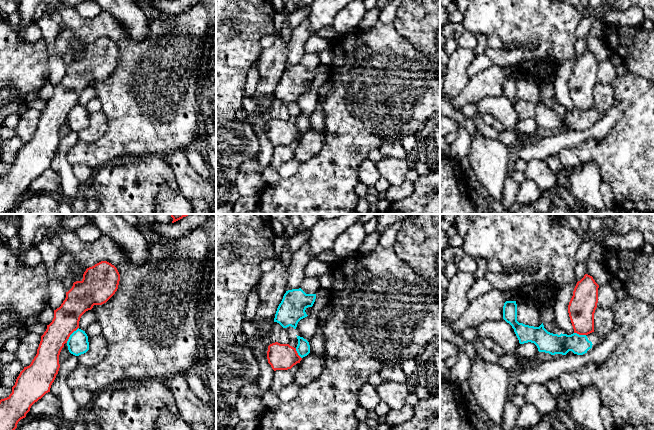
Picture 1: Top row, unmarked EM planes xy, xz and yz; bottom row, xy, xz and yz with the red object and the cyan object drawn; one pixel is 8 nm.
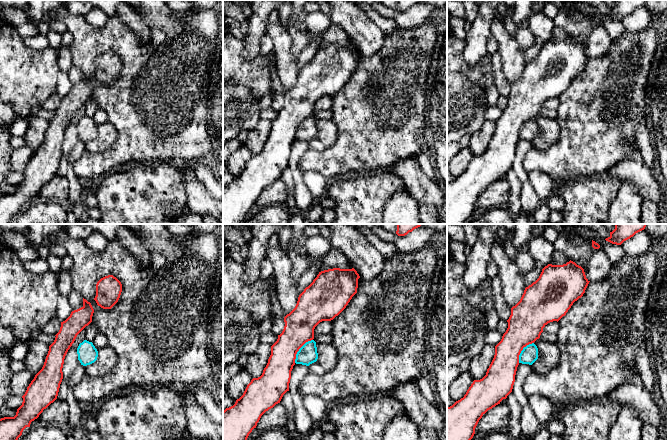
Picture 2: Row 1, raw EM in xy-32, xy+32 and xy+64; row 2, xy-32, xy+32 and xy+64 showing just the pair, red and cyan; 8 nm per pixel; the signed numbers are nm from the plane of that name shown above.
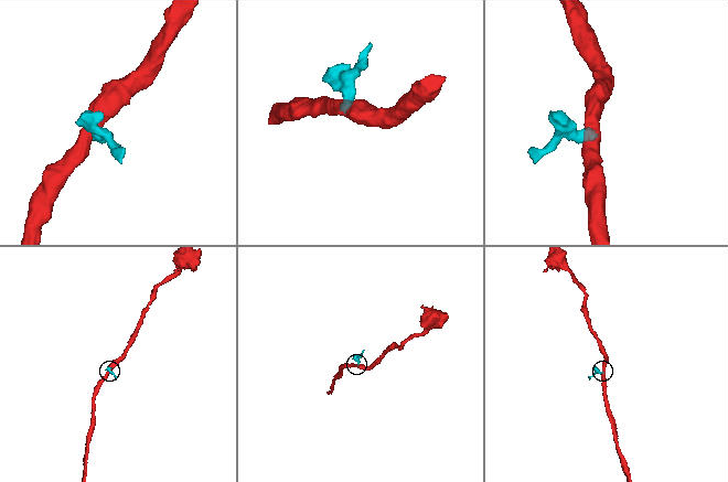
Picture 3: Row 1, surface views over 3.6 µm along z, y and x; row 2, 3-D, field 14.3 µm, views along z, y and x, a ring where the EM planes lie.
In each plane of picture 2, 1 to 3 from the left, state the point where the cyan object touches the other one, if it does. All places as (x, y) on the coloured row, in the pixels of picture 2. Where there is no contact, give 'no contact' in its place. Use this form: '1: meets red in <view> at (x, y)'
1: no contact
2: meets red in xy+32 at (299, 348)
3: meets red in xy+64 at (522, 349)

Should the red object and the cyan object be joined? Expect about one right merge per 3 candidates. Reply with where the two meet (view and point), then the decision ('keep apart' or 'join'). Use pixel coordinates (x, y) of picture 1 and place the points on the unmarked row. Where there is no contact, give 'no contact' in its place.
meets red in xy at (70, 110); keep apart

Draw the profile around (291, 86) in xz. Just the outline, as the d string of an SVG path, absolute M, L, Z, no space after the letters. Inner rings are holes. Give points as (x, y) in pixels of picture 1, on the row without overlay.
M301 64L286 67L277 84L274 98L283 104L291 102L296 105L298 98L308 92L305 86L313 82L315 75L316 70L306 70Z

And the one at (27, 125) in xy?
M28 107L19 119L15 129L16 136L18 136L24 143L29 142L37 130L40 117L41 111Z

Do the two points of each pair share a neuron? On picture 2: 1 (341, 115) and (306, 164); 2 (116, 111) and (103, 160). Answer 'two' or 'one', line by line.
1: one
2: one

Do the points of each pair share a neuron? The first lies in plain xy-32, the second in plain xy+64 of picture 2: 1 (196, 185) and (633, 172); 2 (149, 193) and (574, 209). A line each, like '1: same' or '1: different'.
1: same
2: same

